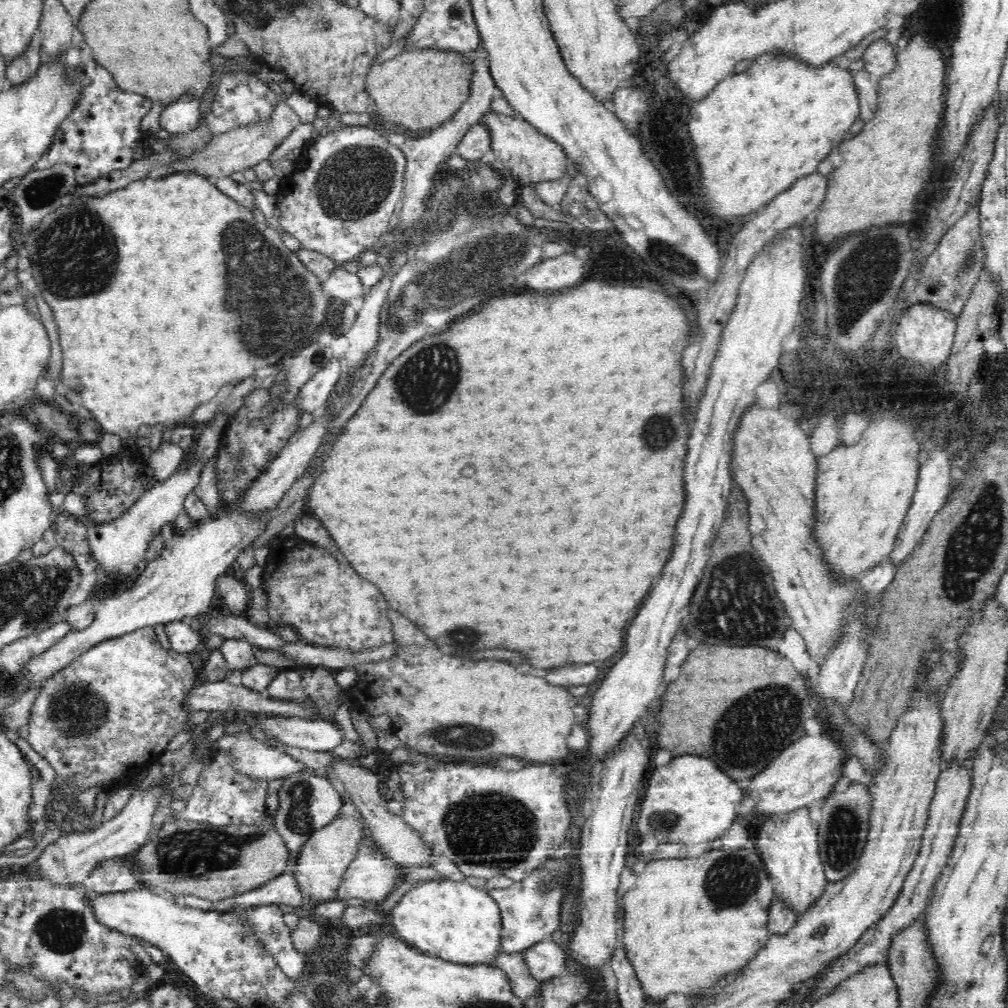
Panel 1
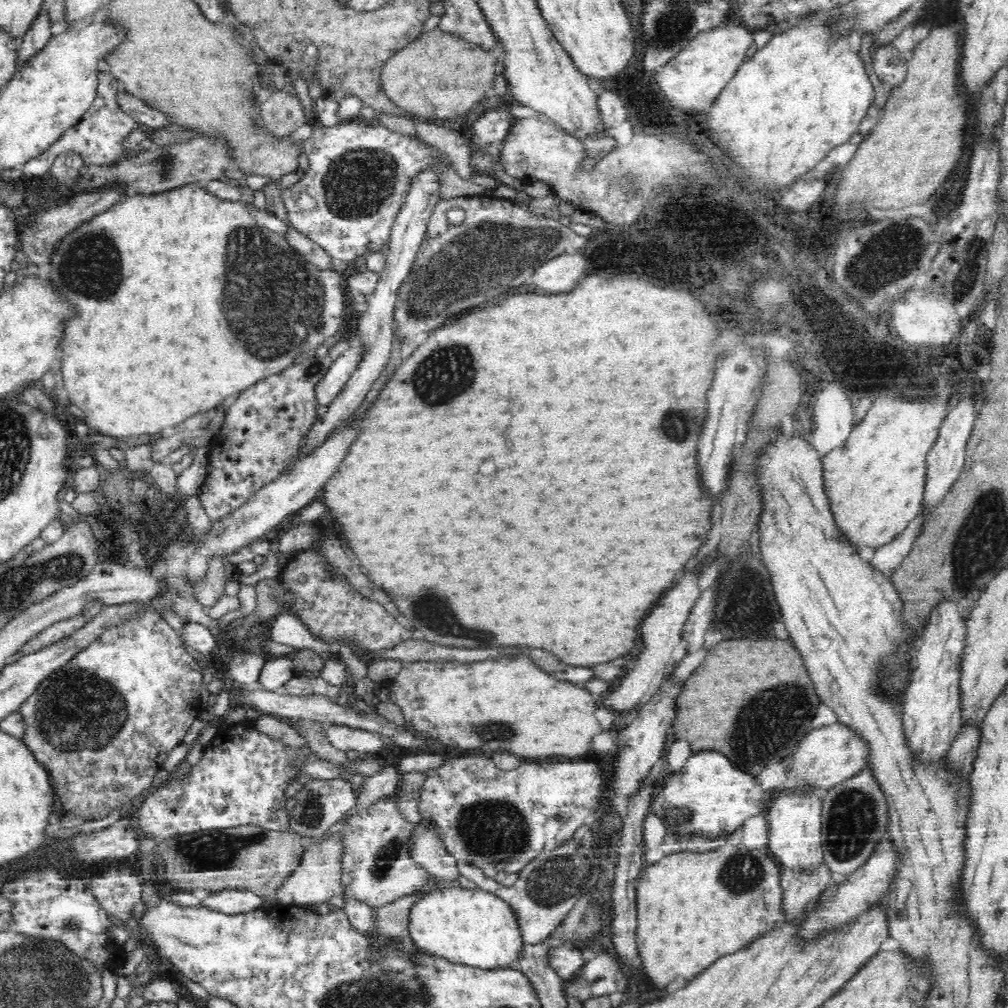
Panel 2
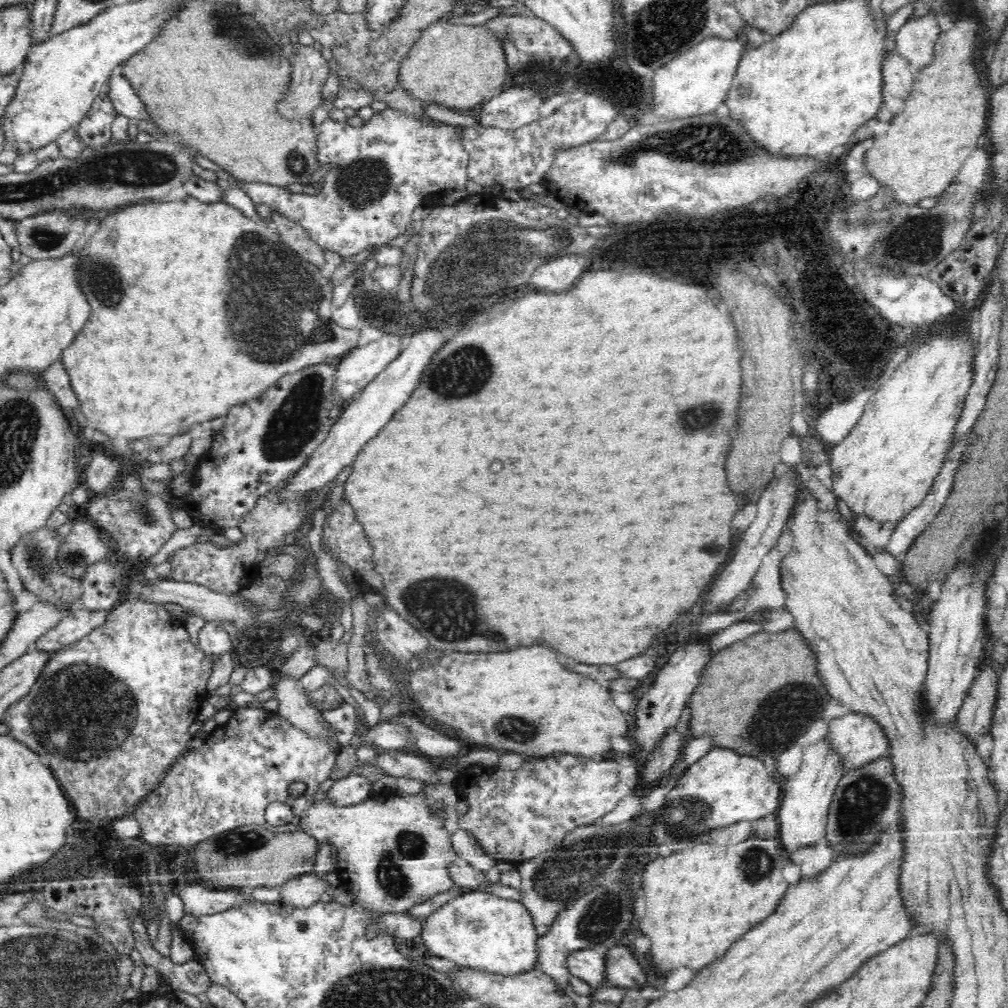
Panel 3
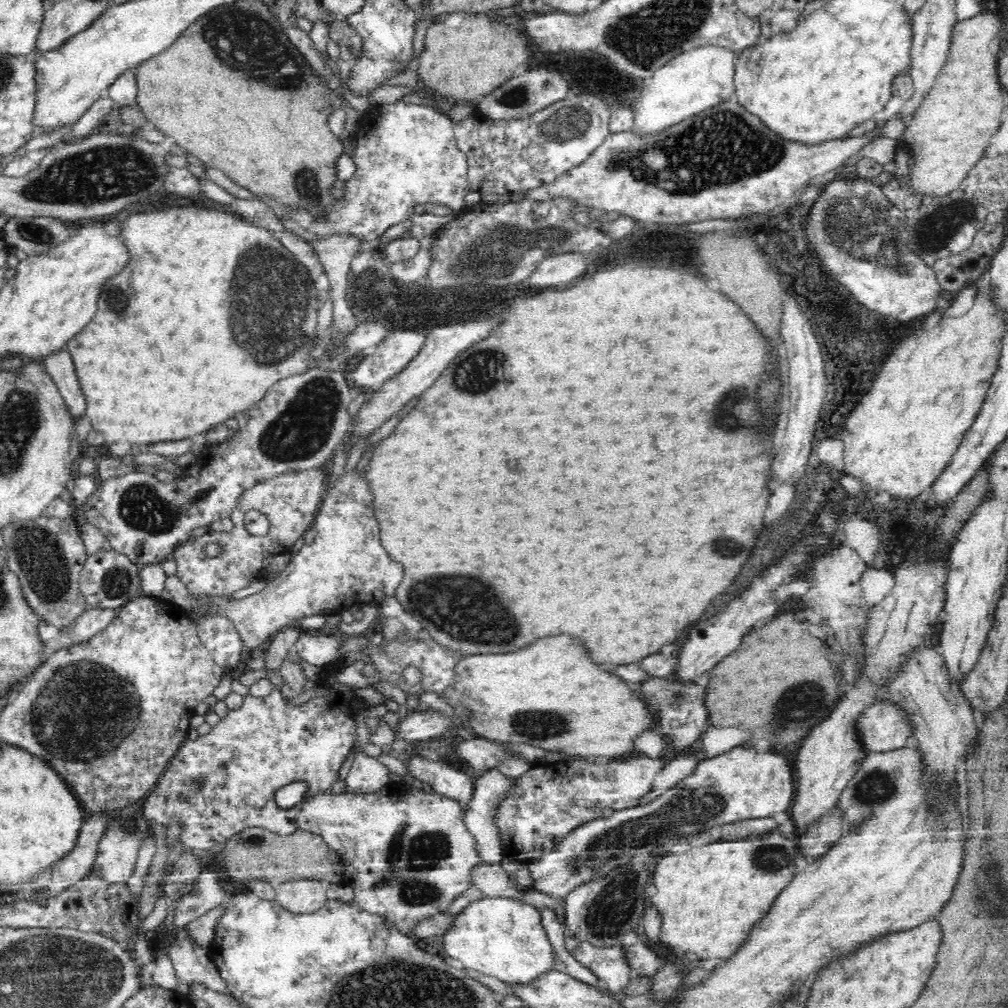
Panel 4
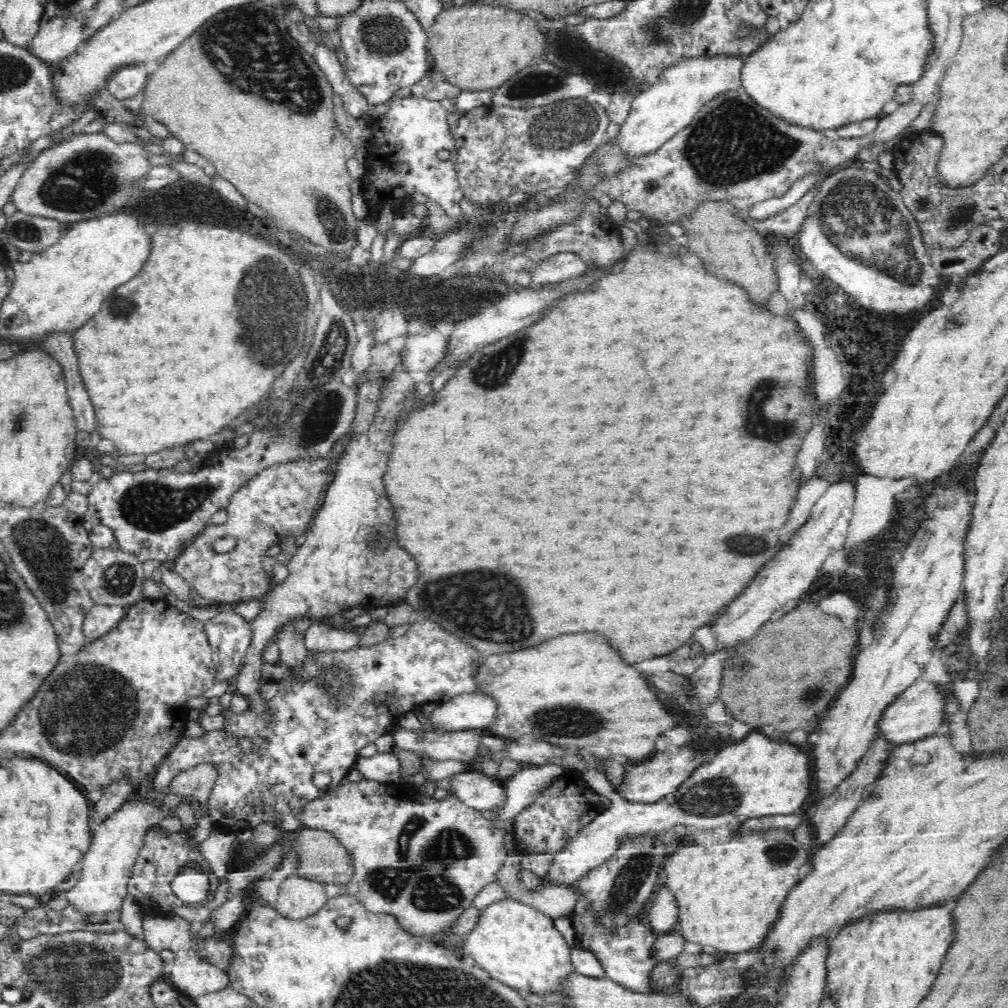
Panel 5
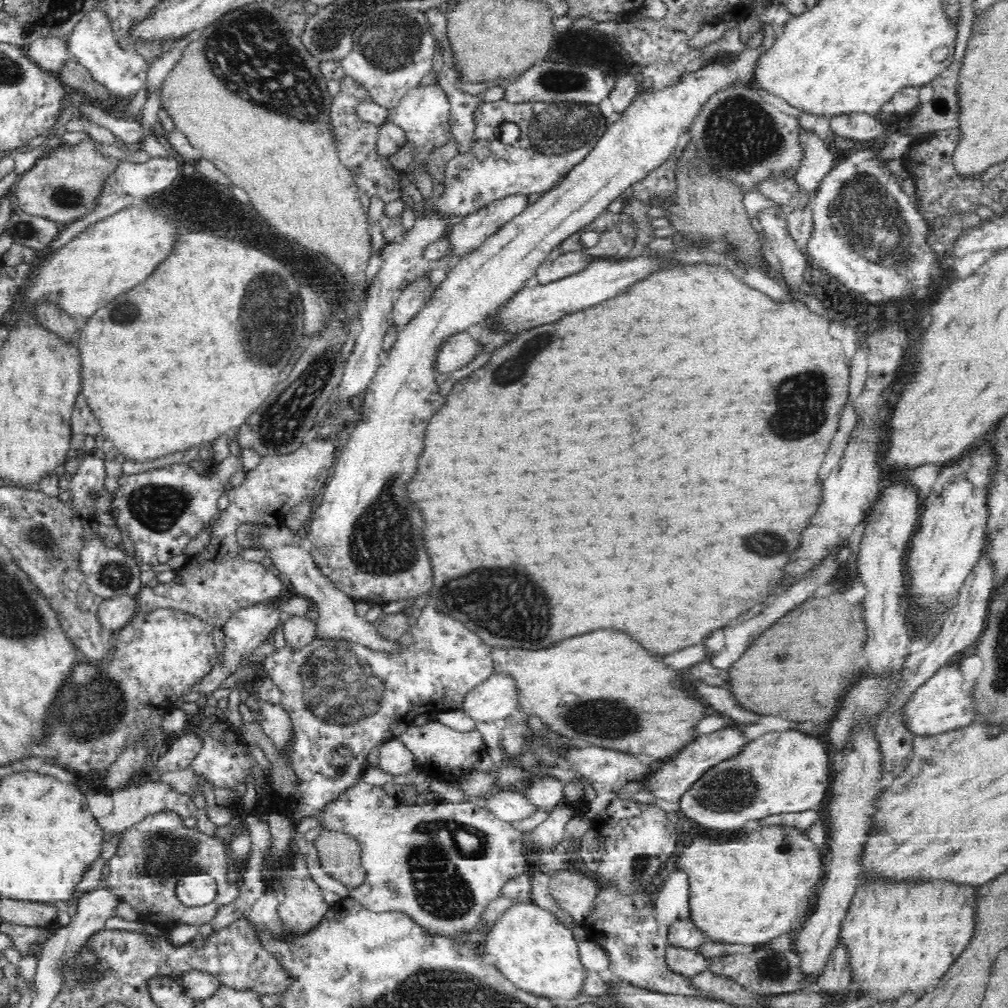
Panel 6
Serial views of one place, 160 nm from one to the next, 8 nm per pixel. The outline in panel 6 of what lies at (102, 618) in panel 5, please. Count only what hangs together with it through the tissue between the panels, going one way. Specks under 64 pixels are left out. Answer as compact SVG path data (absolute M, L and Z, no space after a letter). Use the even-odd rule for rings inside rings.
M121 594L102 601L98 610L98 619L105 629L118 632L134 618L137 612L137 595Z

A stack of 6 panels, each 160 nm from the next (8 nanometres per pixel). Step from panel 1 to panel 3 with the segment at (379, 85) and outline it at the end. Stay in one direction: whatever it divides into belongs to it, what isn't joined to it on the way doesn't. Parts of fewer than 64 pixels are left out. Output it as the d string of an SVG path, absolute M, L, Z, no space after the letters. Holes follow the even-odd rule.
M446 18L434 21L400 64L400 81L416 97L466 113L493 95L508 78L508 60L502 40L484 25L466 25Z

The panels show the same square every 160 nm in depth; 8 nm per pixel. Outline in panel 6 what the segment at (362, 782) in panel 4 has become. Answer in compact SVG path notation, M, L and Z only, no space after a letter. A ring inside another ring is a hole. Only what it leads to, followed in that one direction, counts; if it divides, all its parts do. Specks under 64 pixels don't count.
M399 738L387 740L379 752L377 767L397 779L401 775L410 775L410 772L418 766L412 749L408 749Z

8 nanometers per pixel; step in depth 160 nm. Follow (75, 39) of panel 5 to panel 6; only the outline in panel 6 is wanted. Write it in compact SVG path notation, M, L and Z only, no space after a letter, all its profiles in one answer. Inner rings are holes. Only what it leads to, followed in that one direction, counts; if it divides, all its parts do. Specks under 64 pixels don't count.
M40 38L25 47L27 57L44 72L56 74L66 59L72 56L67 48L67 38Z

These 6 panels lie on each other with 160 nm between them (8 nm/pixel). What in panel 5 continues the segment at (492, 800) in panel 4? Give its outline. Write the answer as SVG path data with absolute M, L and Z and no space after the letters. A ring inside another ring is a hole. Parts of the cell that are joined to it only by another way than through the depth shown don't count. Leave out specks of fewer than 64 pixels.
M553 764L521 767L514 776L502 782L506 788L507 804L502 811L495 814L493 824L504 828L505 822L514 820L528 810L550 786L564 776L564 773L564 770Z

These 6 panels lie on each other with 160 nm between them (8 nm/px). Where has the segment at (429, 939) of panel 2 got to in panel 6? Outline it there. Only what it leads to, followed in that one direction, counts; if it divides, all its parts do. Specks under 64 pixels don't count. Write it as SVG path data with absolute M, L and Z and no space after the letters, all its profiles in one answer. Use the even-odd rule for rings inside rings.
M521 902L512 906L504 916L498 920L486 936L486 944L481 949L484 955L494 961L496 967L506 975L518 988L530 994L549 999L578 998L584 990L586 980L586 967L580 959L579 942L574 933L570 931L556 916L547 912L545 908L533 902Z

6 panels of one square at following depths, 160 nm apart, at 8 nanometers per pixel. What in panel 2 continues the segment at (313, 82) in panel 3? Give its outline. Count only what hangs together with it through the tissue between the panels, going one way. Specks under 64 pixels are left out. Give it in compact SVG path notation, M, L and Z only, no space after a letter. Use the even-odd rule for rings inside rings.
M276 88L263 98L260 119L274 135L285 137L308 122L306 111L298 95Z

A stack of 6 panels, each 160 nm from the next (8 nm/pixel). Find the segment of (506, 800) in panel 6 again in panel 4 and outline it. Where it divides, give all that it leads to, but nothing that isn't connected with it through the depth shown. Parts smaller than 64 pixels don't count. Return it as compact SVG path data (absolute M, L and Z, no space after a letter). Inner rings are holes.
M409 752L410 760L405 764L408 774L416 779L428 783L436 793L444 794L448 798L468 805L475 794L475 778L471 774L447 766L442 761L428 760L420 755Z

